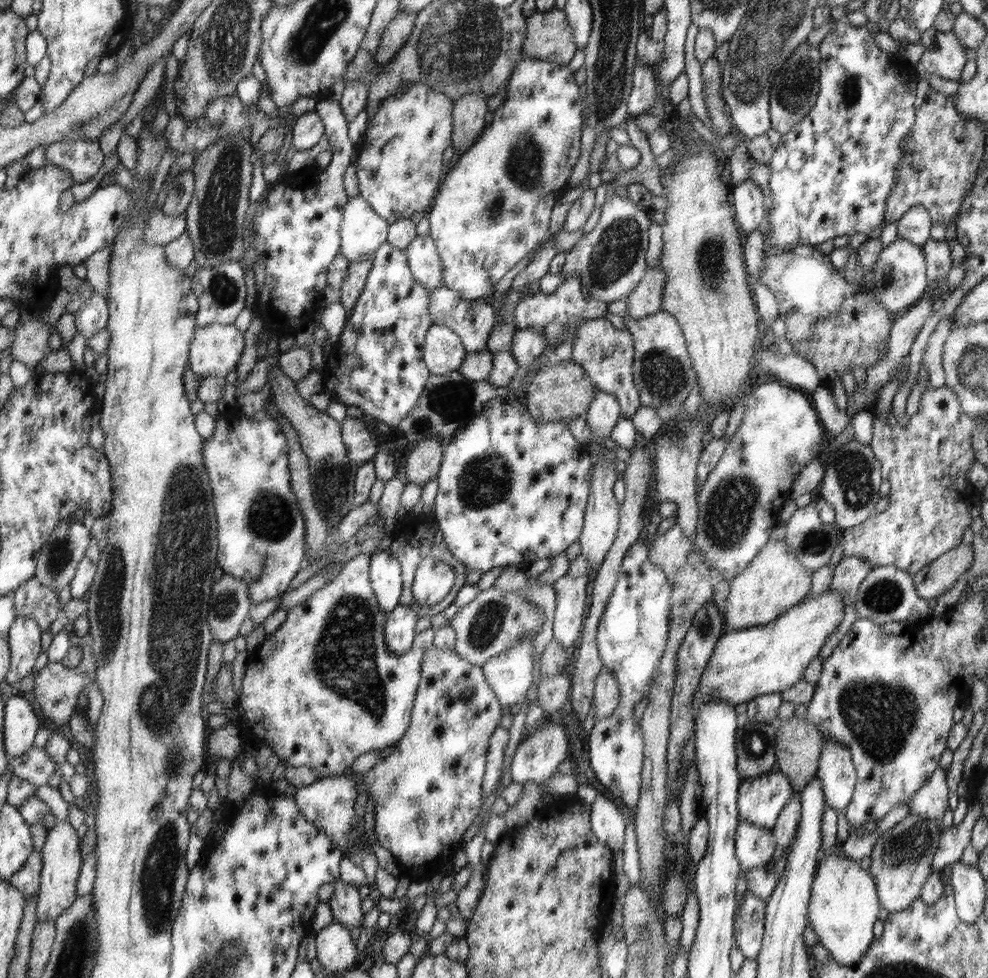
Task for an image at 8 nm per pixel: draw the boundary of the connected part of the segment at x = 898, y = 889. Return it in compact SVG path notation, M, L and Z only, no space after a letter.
M909 814L898 824L887 828L874 843L869 872L879 886L880 905L889 914L904 911L920 899L923 884L934 872L934 856L942 834L936 824L936 820Z

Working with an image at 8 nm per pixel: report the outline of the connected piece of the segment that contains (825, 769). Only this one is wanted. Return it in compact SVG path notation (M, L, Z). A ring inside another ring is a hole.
M826 742L819 759L818 778L823 784L827 806L843 812L854 798L858 770L855 768L850 748L839 742Z

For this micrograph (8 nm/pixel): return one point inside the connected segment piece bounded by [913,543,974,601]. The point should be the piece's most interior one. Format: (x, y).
(939, 576)

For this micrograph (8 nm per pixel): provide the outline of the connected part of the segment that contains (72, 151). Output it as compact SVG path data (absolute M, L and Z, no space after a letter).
M98 140L52 143L44 147L45 163L67 170L77 184L92 180L106 160Z

